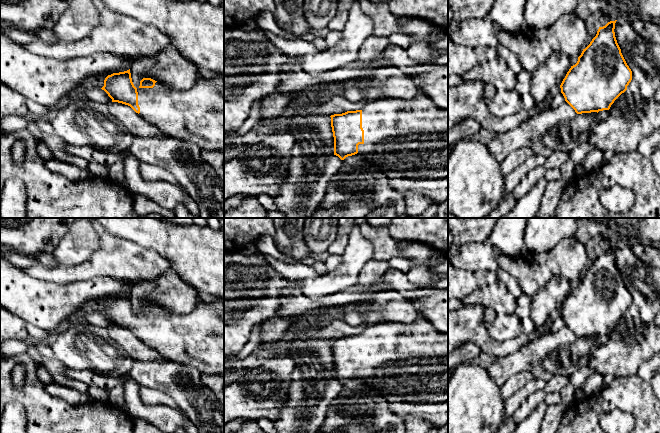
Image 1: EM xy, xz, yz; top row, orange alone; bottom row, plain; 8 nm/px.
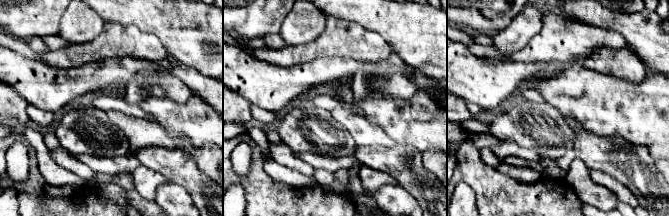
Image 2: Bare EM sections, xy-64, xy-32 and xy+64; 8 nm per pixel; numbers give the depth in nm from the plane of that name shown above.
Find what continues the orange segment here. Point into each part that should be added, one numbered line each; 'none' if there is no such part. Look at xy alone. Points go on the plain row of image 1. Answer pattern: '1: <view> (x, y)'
1: xy (196, 339)

